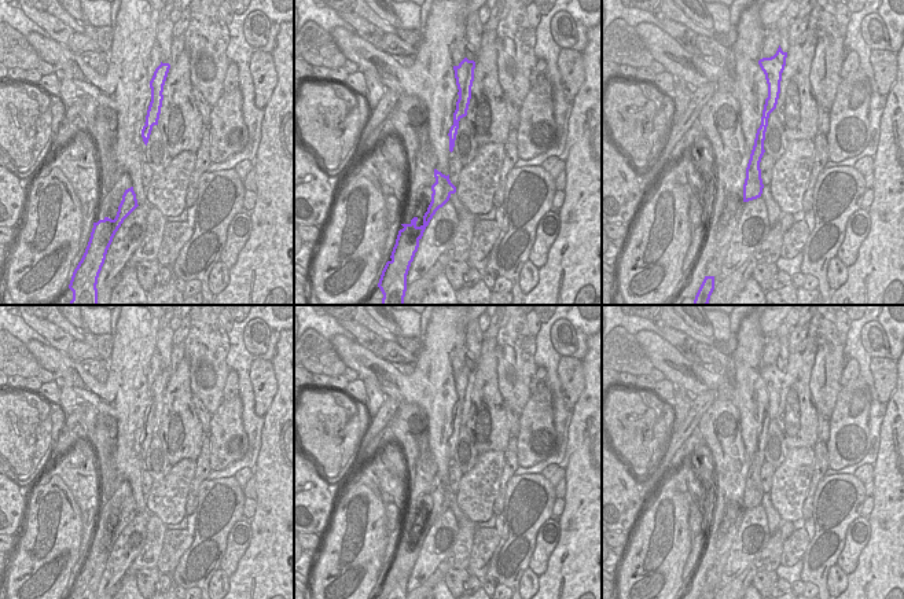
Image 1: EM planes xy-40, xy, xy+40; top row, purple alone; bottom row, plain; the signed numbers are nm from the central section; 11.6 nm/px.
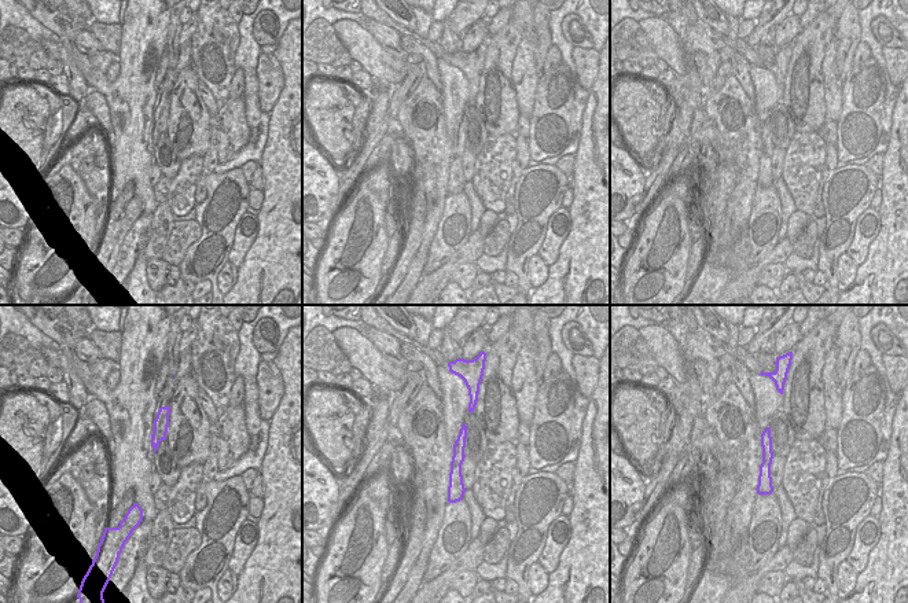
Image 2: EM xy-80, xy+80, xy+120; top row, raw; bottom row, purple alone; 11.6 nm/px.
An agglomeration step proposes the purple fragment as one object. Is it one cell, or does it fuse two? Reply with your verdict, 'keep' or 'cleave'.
cleave

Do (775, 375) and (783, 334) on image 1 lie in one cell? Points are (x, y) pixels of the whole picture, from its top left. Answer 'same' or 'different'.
same

